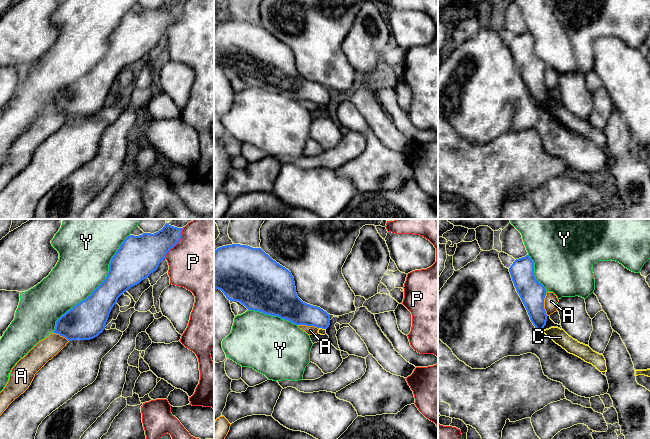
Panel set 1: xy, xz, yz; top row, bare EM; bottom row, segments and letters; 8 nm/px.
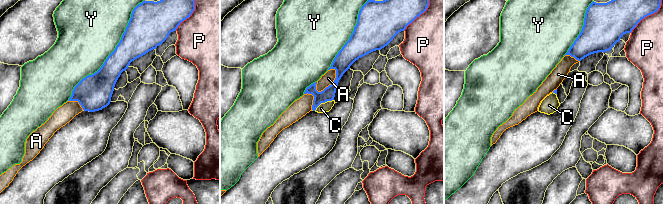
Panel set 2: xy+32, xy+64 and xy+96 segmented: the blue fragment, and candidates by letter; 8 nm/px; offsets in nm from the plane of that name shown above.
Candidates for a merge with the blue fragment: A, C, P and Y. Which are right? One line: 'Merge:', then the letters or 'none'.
Merge: none

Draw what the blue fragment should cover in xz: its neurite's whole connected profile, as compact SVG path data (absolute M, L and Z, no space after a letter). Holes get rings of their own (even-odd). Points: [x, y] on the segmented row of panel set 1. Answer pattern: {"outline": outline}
{"outline": "M232 244L214 251L214 289L221 290L230 301L238 301L248 310L278 316L296 325L327 329L330 314L320 307L303 302L296 293L291 272L273 260L261 248Z"}

